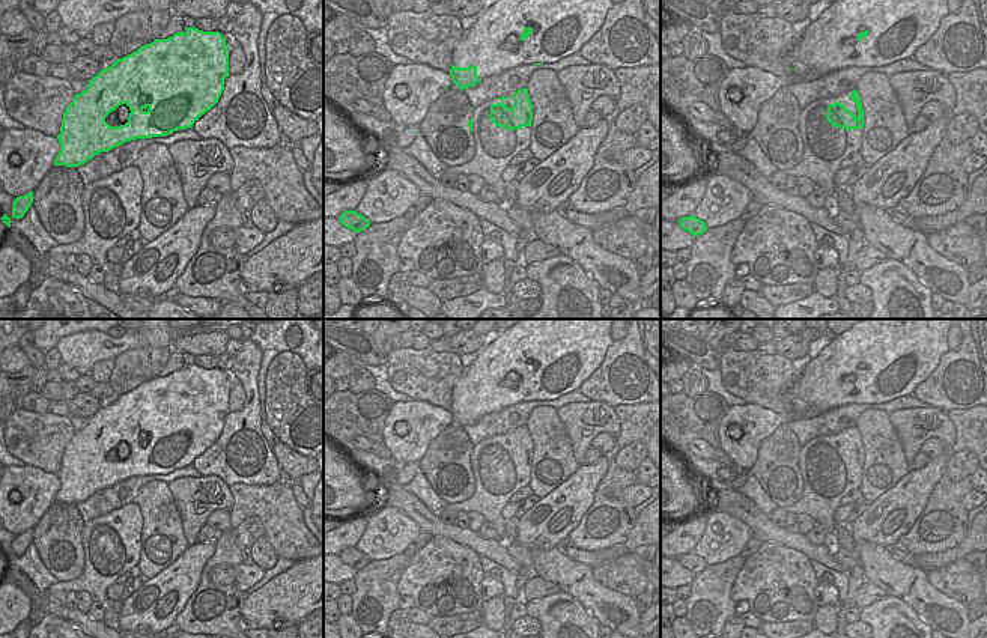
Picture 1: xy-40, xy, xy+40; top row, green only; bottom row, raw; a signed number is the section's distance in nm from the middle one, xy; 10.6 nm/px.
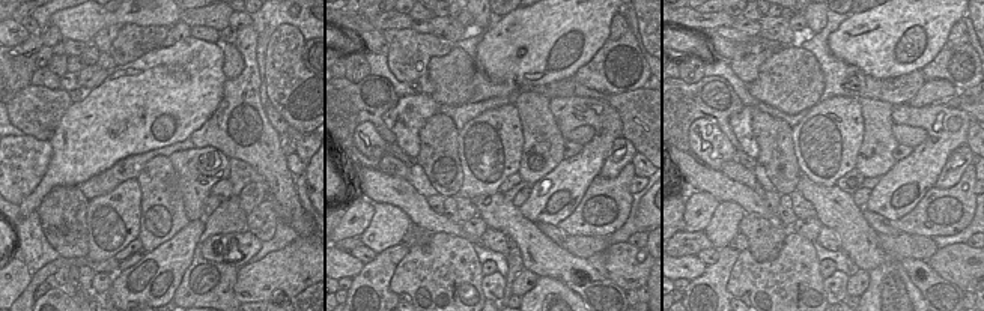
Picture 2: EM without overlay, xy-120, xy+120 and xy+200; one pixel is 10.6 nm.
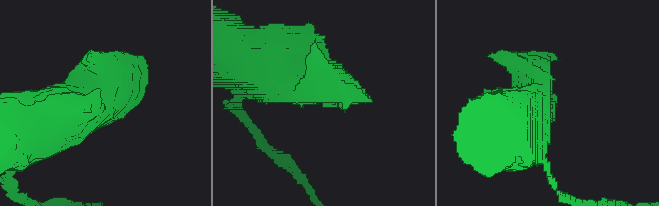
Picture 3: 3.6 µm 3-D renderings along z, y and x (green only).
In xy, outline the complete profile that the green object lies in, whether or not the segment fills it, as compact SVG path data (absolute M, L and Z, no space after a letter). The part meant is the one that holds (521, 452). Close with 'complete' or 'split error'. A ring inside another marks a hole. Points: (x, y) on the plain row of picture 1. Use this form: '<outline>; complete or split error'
M519 426L513 430L513 444L509 445L504 438L490 442L489 456L495 463L507 465L509 468L531 463L533 441L528 426Z; complete

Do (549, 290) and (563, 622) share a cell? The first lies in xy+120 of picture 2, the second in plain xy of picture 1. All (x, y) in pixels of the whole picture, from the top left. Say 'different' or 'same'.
different

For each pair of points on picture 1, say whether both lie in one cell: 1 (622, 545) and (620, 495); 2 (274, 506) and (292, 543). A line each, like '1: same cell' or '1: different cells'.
1: same cell
2: same cell

